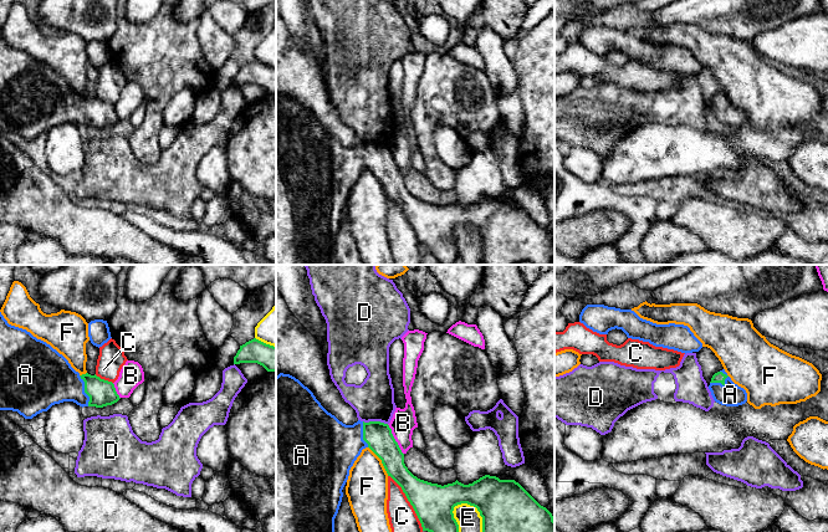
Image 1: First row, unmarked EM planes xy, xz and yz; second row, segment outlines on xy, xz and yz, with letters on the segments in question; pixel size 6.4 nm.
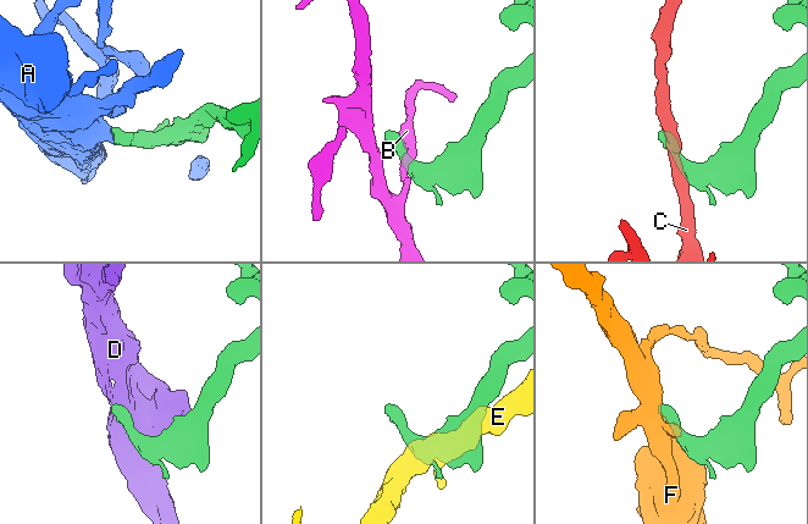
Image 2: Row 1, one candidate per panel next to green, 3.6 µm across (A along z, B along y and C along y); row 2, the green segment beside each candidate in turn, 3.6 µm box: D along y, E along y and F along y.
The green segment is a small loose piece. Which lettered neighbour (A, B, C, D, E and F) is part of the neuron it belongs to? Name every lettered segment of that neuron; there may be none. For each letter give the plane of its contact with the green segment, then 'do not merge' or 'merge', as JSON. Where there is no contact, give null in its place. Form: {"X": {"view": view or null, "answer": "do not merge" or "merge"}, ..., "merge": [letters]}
{"A": {"view": "xy", "answer": "merge"}, "B": {"view": "xz", "answer": "do not merge"}, "C": {"view": "xz", "answer": "do not merge"}, "D": {"view": "xz", "answer": "do not merge"}, "E": {"view": "xz", "answer": "do not merge"}, "F": {"view": "xz", "answer": "do not merge"}, "merge": ["A"]}

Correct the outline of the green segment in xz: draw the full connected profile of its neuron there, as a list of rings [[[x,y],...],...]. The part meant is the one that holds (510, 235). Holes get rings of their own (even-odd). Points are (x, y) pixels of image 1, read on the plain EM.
[[[283,94],[276,98],[276,265],[338,265],[334,240],[342,211],[351,189],[366,169],[382,181],[388,198],[402,209],[423,252],[431,254],[443,265],[453,265],[459,259],[453,232],[461,225],[480,234],[482,262],[486,265],[517,265],[525,260],[533,265],[554,265],[552,235],[515,201],[485,196],[469,206],[456,201],[444,208],[420,201],[405,188],[404,175],[388,145],[358,142],[346,147],[328,134],[298,101]]]

